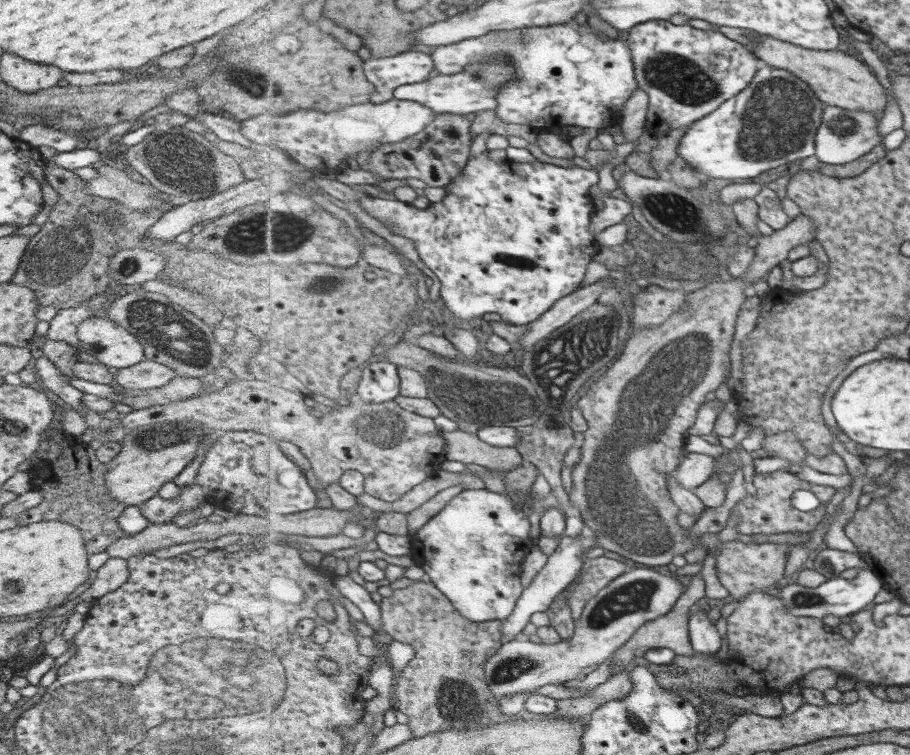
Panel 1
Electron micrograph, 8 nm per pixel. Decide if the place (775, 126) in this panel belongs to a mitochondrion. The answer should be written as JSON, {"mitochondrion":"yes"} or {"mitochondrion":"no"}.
{"mitochondrion":"yes"}

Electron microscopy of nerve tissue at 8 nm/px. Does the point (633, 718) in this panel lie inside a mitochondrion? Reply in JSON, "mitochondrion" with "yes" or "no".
{"mitochondrion":"yes"}

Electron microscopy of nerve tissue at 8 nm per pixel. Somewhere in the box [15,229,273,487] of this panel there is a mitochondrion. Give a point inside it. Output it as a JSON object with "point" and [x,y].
{"point":[160,438]}

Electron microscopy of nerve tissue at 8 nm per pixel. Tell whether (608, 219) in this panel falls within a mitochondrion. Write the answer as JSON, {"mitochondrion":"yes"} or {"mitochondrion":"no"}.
{"mitochondrion":"no"}

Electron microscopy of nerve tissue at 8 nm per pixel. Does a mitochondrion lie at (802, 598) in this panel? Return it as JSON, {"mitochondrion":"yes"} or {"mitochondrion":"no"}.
{"mitochondrion":"yes"}

